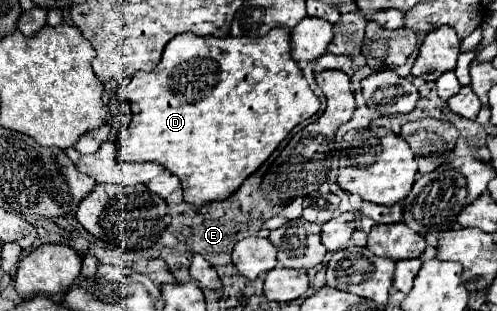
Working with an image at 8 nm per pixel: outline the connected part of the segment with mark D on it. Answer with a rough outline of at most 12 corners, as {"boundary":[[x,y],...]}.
{"boundary":[[289,31],[177,35],[117,91],[123,163],[231,197],[319,111]]}

